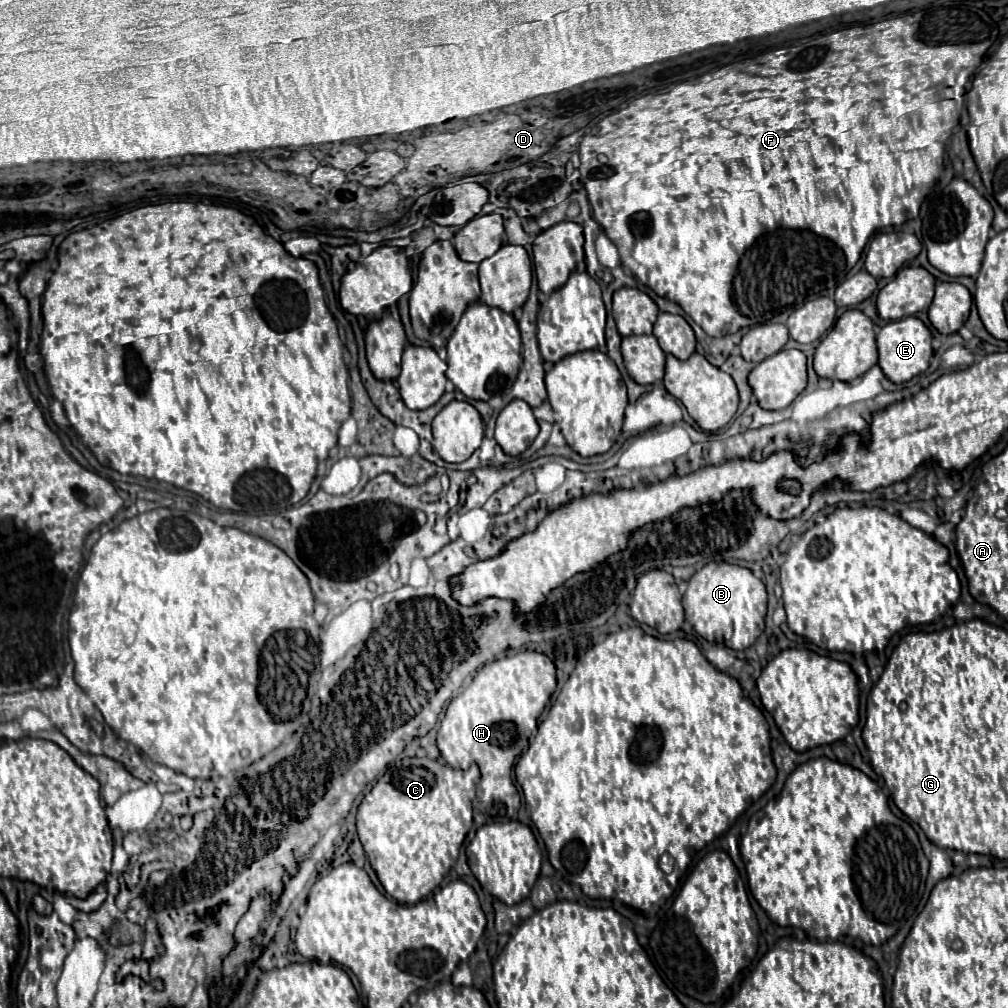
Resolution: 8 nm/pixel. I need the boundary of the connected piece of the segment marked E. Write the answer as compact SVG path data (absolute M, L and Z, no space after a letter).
M912 315L886 323L880 329L880 333L876 335L876 343L878 343L878 355L880 355L878 365L882 367L884 375L894 383L904 383L920 373L924 373L934 355L930 329L918 317L912 317Z

